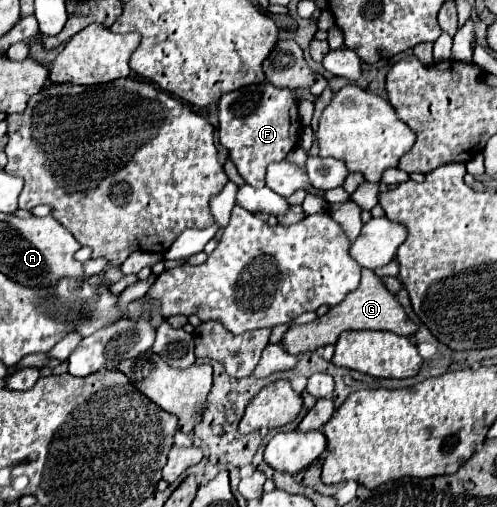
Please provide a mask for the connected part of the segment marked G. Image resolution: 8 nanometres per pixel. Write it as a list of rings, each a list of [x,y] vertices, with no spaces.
[[[363,268],[363,278],[357,290],[353,290],[351,294],[347,294],[347,298],[343,298],[343,302],[339,302],[339,306],[329,308],[329,312],[321,318],[317,318],[311,324],[291,324],[289,330],[285,332],[281,344],[285,348],[285,352],[299,356],[305,352],[313,352],[321,346],[327,344],[335,344],[339,340],[339,334],[345,330],[389,330],[401,336],[413,336],[417,332],[417,324],[413,324],[403,306],[397,302],[397,298],[383,286],[383,282],[373,274],[373,270]]]

